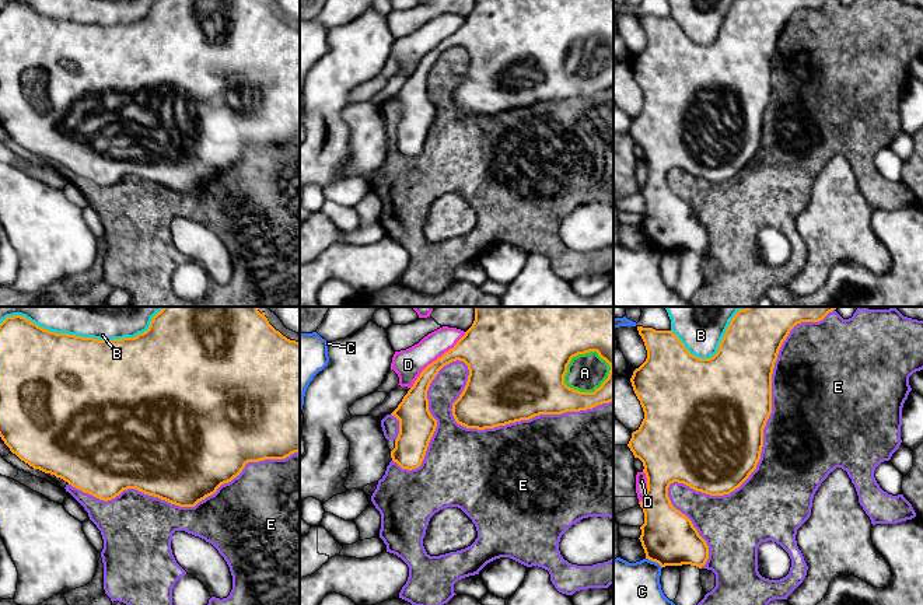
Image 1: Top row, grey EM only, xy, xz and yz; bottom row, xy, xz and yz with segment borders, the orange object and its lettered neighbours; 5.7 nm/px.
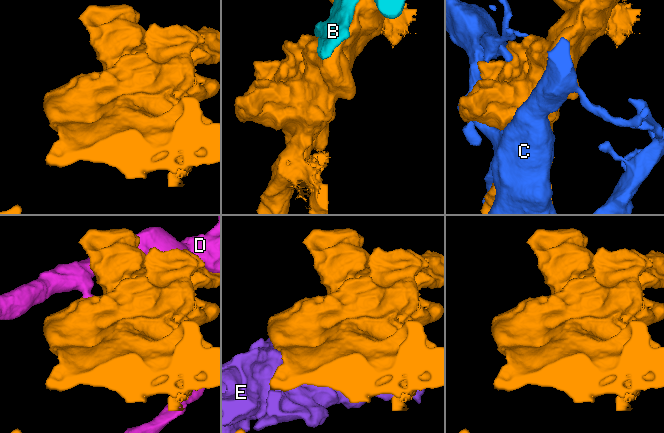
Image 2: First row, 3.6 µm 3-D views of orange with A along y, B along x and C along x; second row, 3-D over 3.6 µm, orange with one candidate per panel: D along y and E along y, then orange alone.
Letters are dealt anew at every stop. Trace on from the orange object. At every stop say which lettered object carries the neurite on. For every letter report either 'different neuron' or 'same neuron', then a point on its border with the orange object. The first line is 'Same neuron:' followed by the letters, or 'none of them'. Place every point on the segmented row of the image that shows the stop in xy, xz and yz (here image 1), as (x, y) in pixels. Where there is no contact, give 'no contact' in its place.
Same neuron: A
A: same neuron; meets orange in xz at (590, 392)
B: different neuron; meets orange in yz at (717, 350)
C: different neuron; meets orange in yz at (654, 560)
D: different neuron; meets orange in xz at (437, 359)
E: different neuron; meets orange in xz at (460, 397)

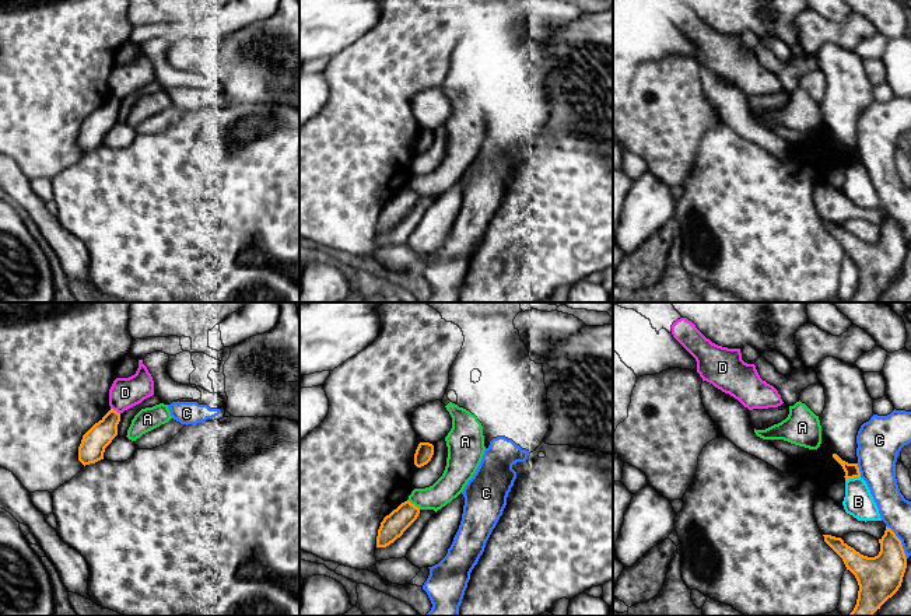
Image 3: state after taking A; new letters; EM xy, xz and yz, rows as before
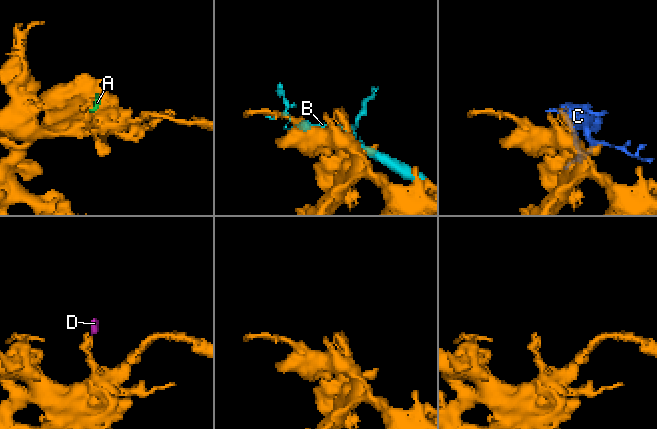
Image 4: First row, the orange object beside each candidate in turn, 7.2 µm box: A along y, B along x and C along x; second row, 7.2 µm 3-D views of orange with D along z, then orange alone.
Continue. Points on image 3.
Same neuron: none of them
A: different neuron; meets orange in xz at (413, 504)
B: different neuron; meets orange in yz at (852, 478)
C: different neuron; meets orange in yz at (900, 542)
D: different neuron; meets orange in xy at (115, 410)

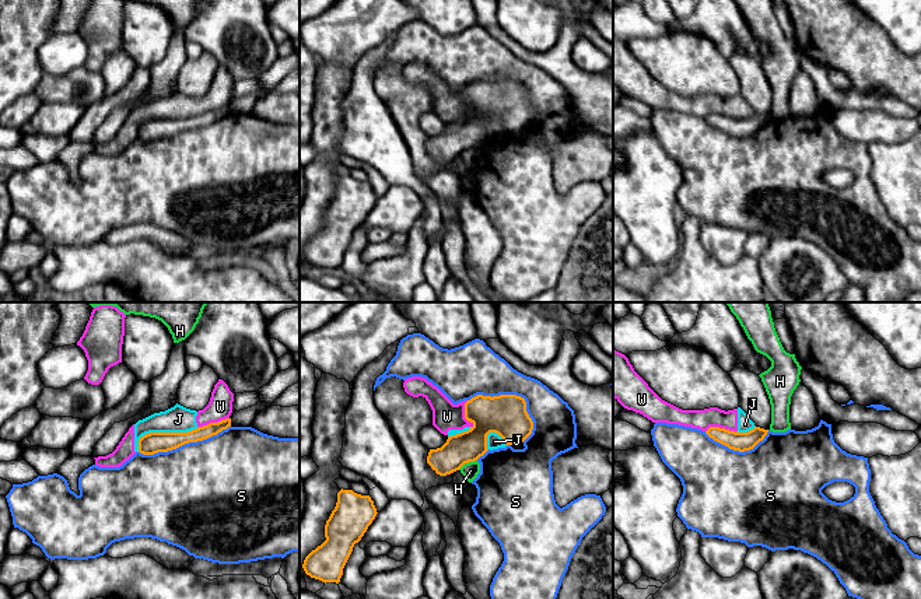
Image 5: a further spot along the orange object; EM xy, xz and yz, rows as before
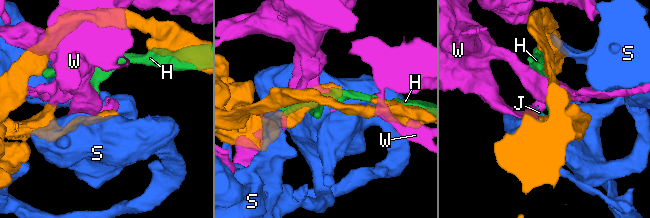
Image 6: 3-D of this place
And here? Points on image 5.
Same neuron: none of them
H: different neuron; meets orange in xz at (466, 462)
J: different neuron; meets orange in xy at (163, 433)
S: different neuron; meets orange in xz at (512, 395)
W: different neuron; meets orange in yz at (721, 428)

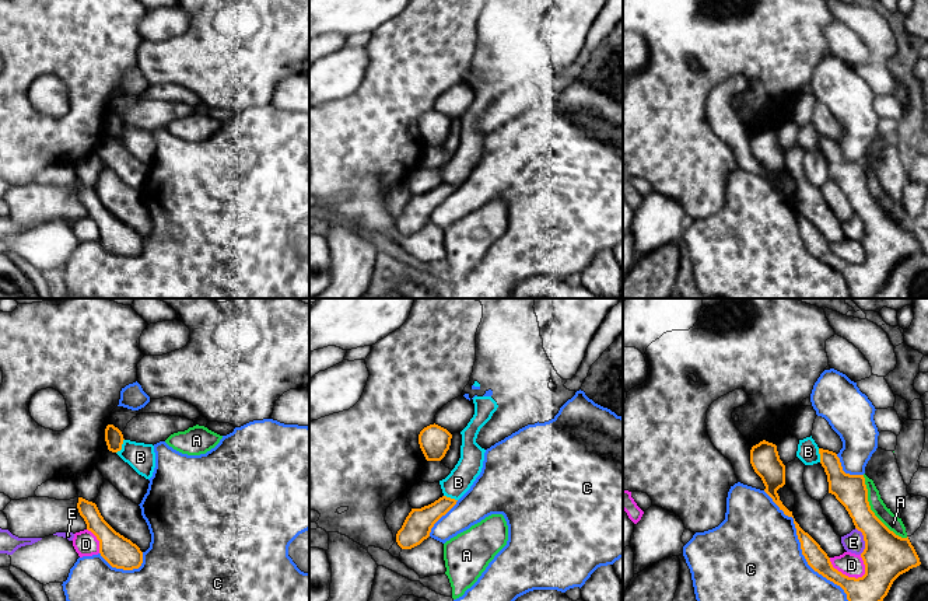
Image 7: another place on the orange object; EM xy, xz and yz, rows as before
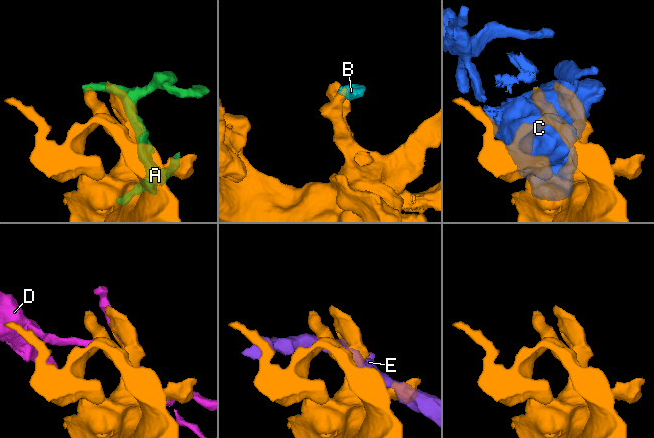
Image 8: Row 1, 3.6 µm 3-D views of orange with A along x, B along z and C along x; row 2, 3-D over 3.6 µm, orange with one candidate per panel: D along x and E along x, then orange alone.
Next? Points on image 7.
Same neuron: none of them
A: different neuron; meets orange in yz at (872, 512)
B: different neuron; meets orange in xy at (121, 446)
C: different neuron; meets orange in yz at (801, 548)
D: different neuron; meets orange in yz at (844, 575)
E: different neuron; meets orange in yz at (864, 540)

